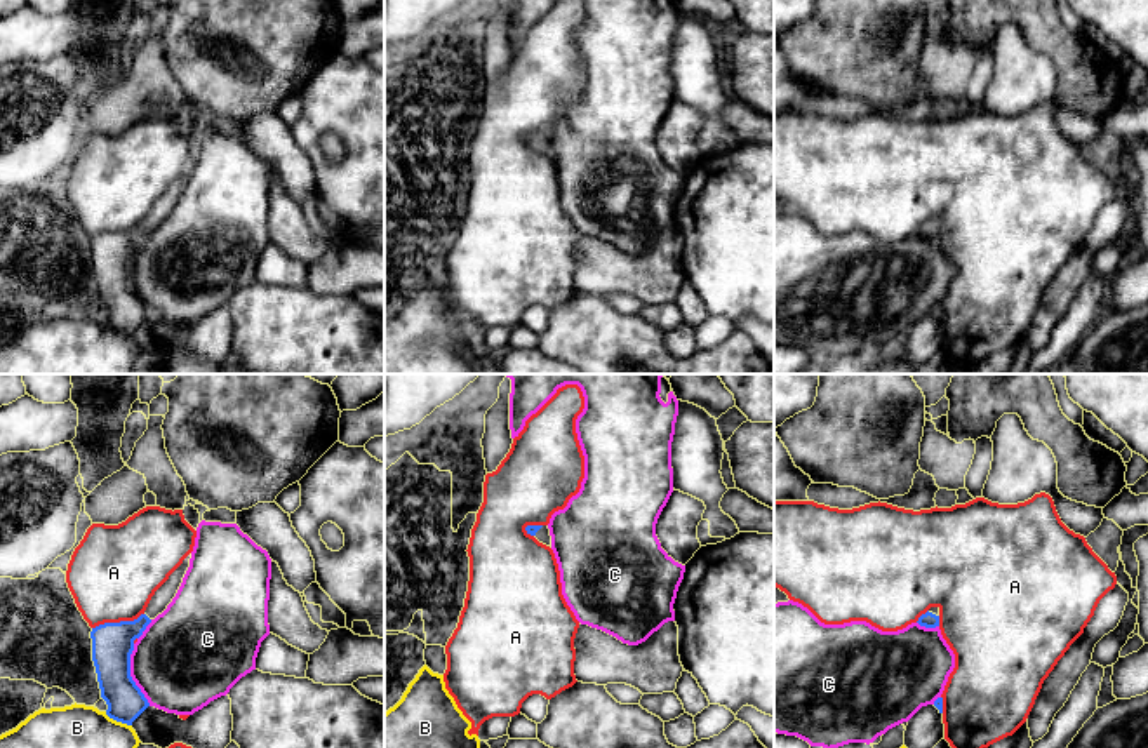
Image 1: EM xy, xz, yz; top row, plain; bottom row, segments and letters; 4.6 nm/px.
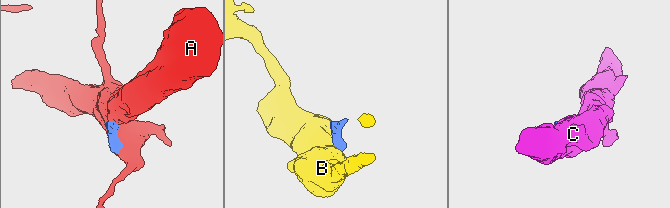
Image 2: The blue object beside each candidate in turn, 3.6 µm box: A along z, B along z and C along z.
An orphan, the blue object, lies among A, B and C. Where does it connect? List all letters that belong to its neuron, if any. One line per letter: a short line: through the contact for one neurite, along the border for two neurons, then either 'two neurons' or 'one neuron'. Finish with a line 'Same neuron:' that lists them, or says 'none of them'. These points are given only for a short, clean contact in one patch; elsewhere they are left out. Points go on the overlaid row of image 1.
A: two neurons
B: line xy (105, 712), (131, 726); two neurons
C: two neurons
Same neuron: none of them

